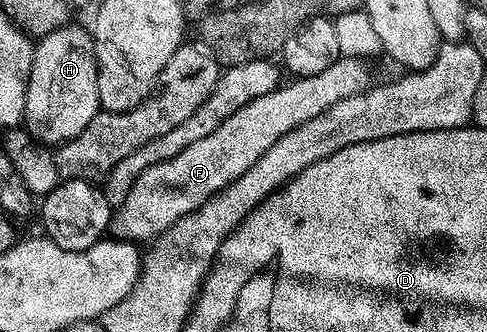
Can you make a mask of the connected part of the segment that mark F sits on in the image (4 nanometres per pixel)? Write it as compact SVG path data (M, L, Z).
M342 56L324 72L306 78L294 77L289 80L293 82L286 86L285 83L278 85L277 89L267 92L267 96L259 96L239 108L239 112L231 112L231 116L227 116L219 128L211 132L211 136L203 136L203 140L187 144L179 156L151 164L151 168L144 170L135 184L131 184L123 204L110 213L108 233L118 242L134 244L148 243L158 238L163 231L171 228L171 224L175 224L175 220L187 216L243 172L247 172L251 164L255 164L255 160L259 160L259 156L271 144L275 144L279 136L319 116L319 112L339 99L355 96L366 89L371 79L365 66L362 59Z

